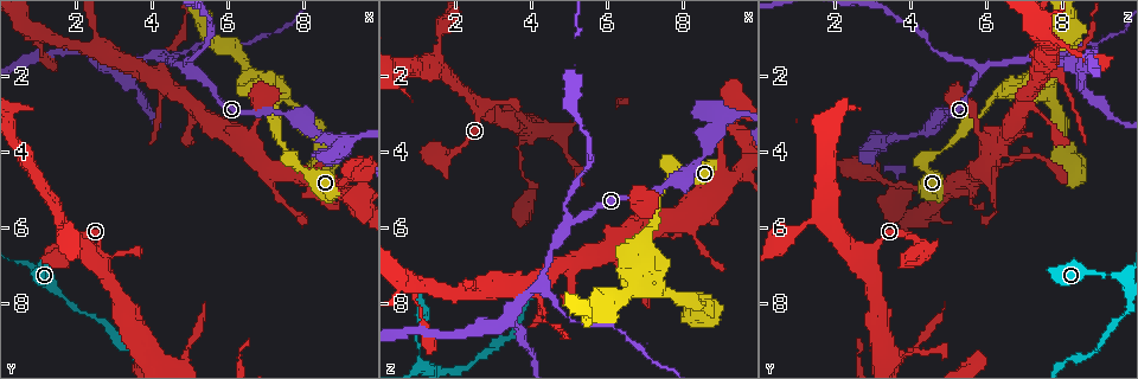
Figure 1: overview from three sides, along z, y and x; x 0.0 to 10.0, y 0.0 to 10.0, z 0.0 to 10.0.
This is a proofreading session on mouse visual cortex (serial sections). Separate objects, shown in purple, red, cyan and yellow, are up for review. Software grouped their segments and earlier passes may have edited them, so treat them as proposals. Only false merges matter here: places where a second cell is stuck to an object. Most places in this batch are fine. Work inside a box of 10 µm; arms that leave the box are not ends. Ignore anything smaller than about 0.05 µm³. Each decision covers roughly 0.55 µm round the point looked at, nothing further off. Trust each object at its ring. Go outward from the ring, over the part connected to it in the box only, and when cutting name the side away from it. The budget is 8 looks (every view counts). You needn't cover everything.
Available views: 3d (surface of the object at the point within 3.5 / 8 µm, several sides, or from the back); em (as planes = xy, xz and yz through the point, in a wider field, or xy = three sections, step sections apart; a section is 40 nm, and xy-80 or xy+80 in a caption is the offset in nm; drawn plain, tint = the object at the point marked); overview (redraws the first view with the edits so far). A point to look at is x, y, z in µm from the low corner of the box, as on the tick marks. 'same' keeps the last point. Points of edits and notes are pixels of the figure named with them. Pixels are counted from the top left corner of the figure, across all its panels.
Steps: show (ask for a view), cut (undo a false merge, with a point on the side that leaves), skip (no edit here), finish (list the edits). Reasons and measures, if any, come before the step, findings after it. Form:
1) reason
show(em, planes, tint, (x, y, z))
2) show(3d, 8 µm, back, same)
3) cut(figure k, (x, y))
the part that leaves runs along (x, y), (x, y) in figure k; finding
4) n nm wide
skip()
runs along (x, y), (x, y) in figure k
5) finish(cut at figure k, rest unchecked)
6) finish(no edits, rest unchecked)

sudden change in width
show(3d, 3.5 µm, (2.75, 6.95, 2.85))

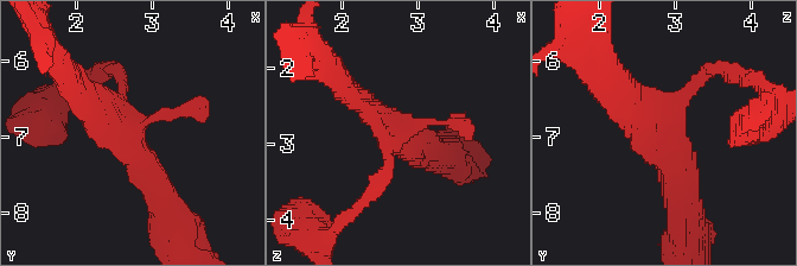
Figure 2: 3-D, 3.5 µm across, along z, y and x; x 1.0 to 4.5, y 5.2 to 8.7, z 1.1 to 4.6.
show(em, xy, step 2, plain, (2.70, 7.00, 2.80))

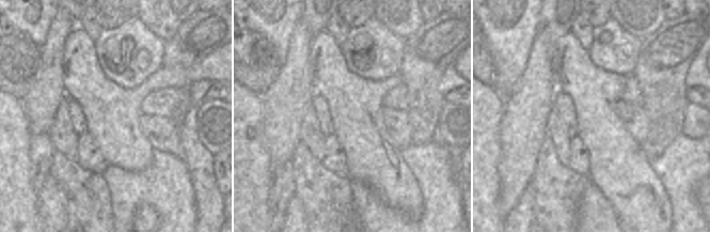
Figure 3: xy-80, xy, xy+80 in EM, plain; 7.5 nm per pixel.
where the object lies
show(em, xy, step 2, tint, same)

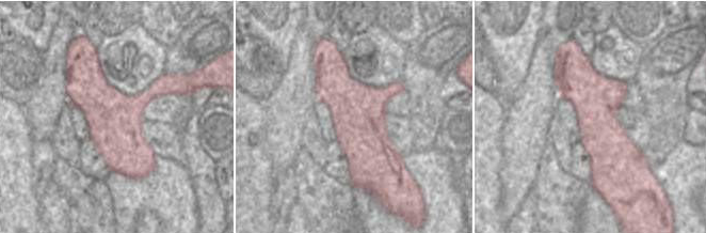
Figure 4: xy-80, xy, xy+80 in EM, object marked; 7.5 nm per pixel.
skip()
runs along (115, 69), (133, 150), (163, 201) in figure 2; continuous, no second cell

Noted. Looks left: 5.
three arms meet
show(3d, 3.5 µm, (1.05, 7.25, 9.35))

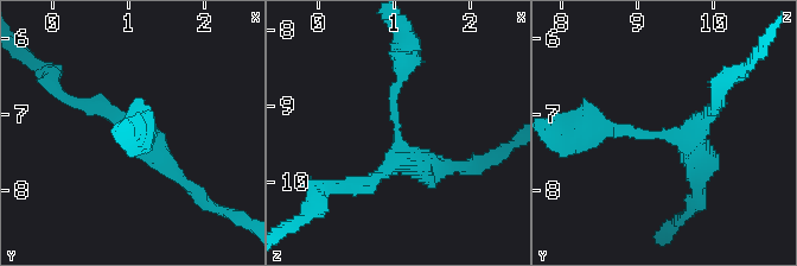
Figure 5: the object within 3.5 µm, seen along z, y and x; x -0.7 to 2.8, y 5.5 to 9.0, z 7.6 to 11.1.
3 arms; arms of 150, 200, 300 nm
show(em, xy, step 2, tint, (1.05, 7.25, 9.40))

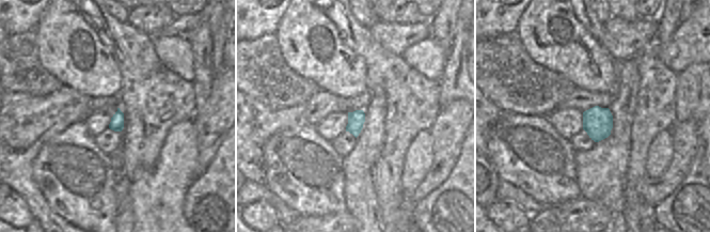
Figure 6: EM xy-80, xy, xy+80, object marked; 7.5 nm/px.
skip()
runs along (590, 127), (681, 134), (700, 178) in figure 5; all the same cell

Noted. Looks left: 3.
arms part here
show(3d, 3.5 µm, (5.00, 1.90, 5.80))

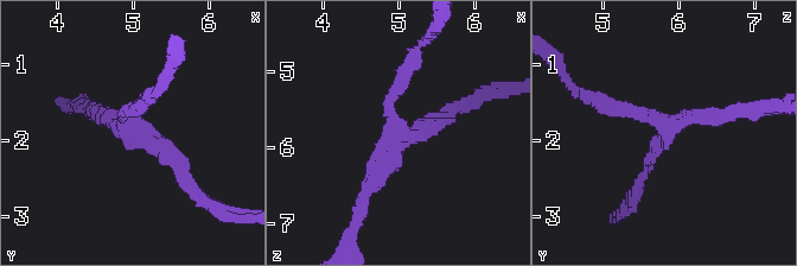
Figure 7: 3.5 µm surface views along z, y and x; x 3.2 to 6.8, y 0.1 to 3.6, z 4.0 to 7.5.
3 arms; arms of 150, 150, 200 nm
show(em, planes, tint, (5.00, 1.85, 5.85))

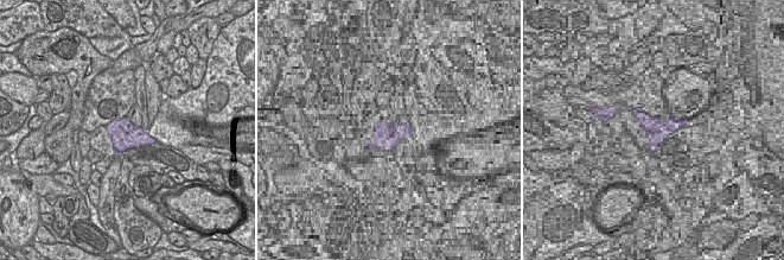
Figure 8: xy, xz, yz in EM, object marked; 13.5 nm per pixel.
skip()
all the same cell

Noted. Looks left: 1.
finish(no edits, rest unchecked)

